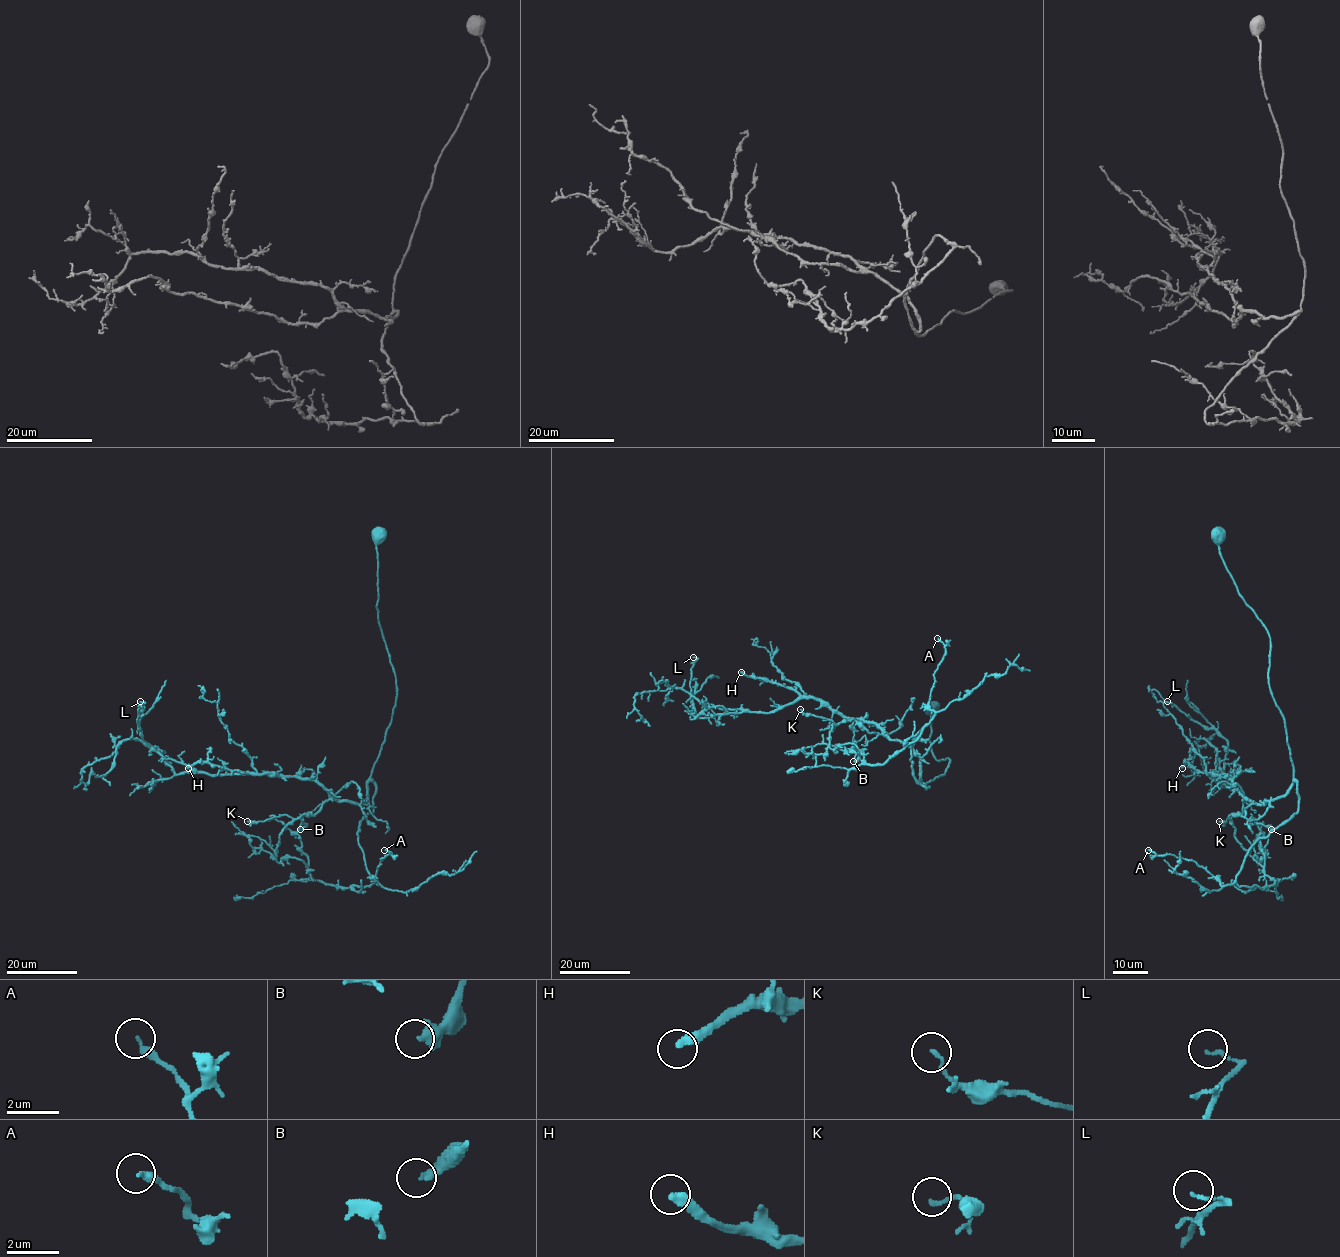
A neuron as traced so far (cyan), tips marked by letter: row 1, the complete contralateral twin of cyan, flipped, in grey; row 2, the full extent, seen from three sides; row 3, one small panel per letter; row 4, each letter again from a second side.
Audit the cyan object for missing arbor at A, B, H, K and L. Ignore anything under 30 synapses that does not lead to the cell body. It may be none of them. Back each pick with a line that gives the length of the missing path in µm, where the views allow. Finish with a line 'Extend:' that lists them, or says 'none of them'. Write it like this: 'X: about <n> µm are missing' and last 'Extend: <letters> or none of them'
H: about 60 µm are missing
Extend: H

